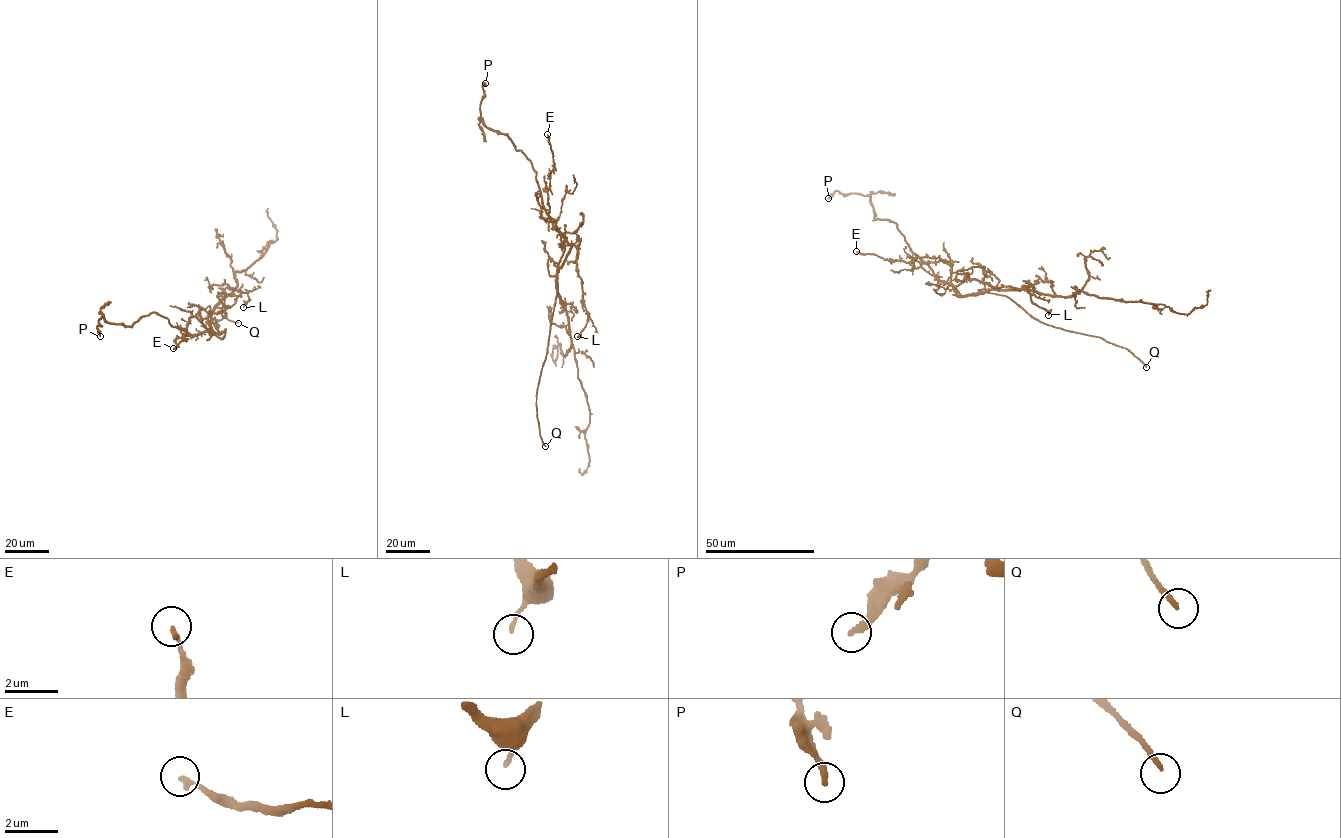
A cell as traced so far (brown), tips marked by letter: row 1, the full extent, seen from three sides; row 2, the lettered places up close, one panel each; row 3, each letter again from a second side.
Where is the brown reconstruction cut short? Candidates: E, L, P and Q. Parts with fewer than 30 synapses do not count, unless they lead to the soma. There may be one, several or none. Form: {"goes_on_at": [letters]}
{"goes_on_at": ["Q"]}

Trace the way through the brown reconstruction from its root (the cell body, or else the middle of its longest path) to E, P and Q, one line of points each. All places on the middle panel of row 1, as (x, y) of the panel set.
E: (557, 279), (558, 264), (565, 248), (560, 233), (549, 216), (547, 190), (554, 163), (547, 134)
P: (557, 279), (565, 249), (560, 232), (542, 204), (529, 160), (509, 137), (482, 122), (485, 83)
Q: (557, 279), (547, 352), (536, 399), (540, 436), (545, 446)

